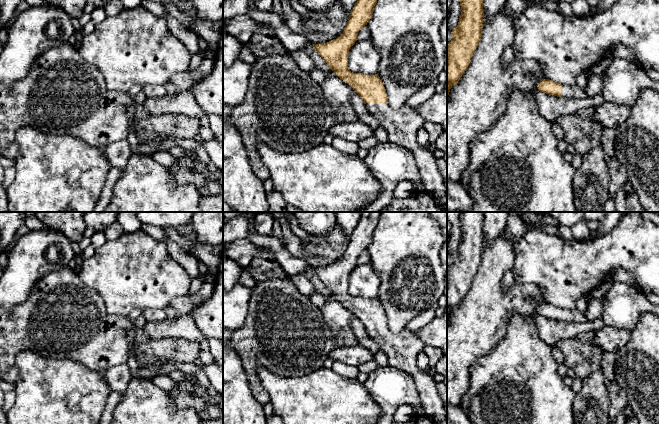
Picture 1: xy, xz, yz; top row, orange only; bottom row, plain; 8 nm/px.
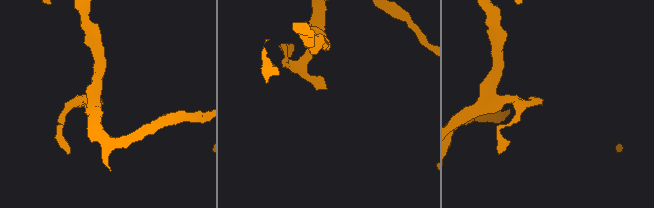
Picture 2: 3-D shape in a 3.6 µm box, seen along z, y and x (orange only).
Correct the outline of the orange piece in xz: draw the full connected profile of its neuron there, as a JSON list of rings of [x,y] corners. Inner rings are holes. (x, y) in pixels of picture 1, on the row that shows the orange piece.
[[[357,0],[343,34],[324,44],[313,44],[314,49],[330,70],[362,98],[365,109],[380,122],[381,128],[387,131],[388,141],[399,144],[414,154],[424,188],[447,212],[447,189],[435,158],[416,140],[416,135],[426,120],[416,108],[407,103],[398,110],[392,109],[378,74],[353,73],[348,68],[349,50],[358,40],[359,30],[371,19],[376,3],[377,0]]]

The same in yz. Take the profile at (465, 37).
[[[460,0],[461,15],[456,28],[452,30],[452,40],[447,44],[447,98],[450,89],[457,84],[466,71],[478,47],[483,28],[483,0]]]

